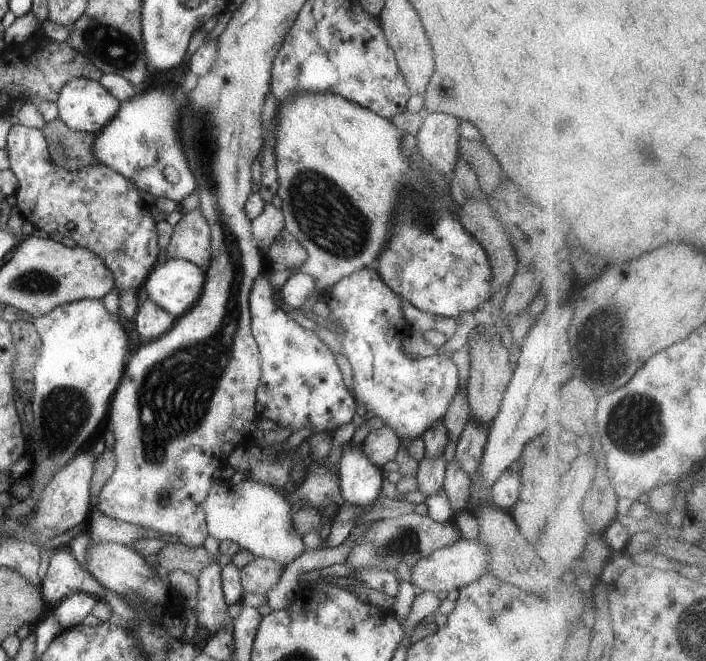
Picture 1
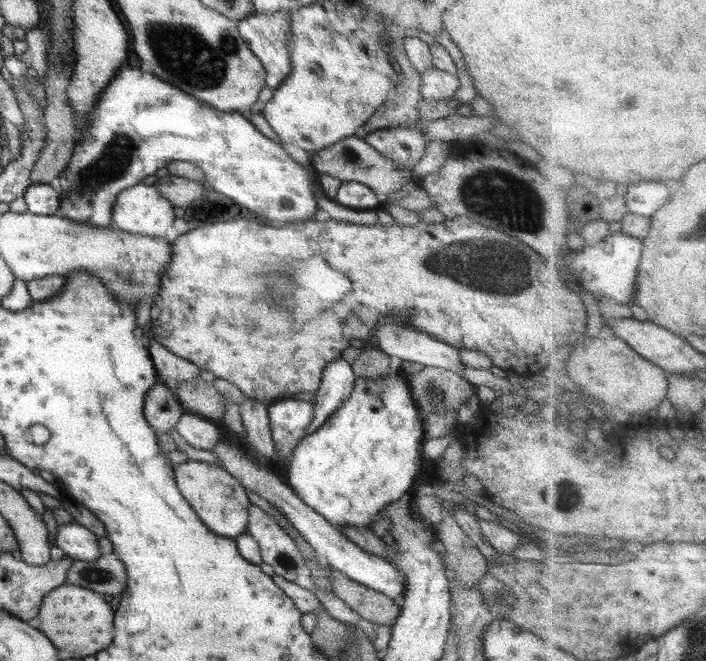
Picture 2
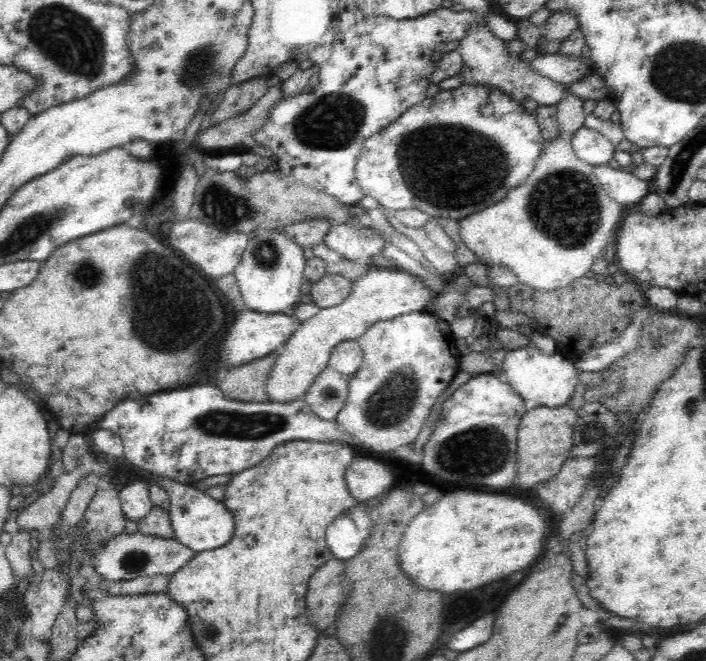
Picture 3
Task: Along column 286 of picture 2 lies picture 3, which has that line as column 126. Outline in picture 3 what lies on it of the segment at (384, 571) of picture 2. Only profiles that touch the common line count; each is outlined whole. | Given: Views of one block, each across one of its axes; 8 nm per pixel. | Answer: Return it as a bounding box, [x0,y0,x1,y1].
[119,481,152,522]

